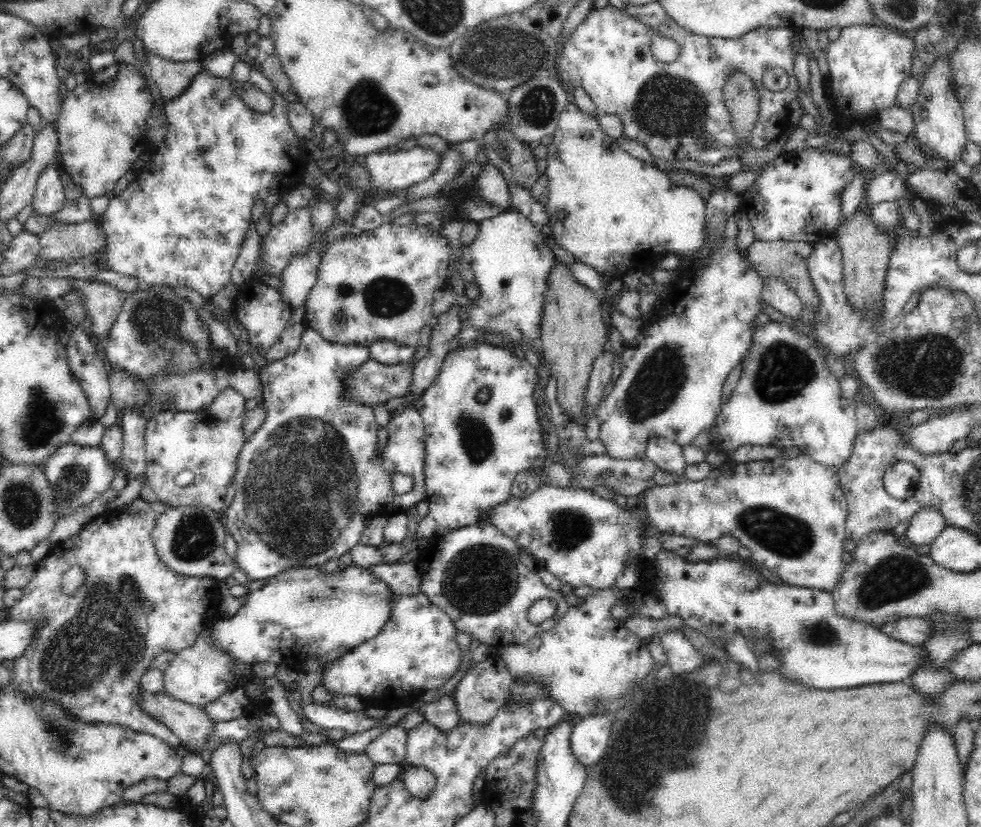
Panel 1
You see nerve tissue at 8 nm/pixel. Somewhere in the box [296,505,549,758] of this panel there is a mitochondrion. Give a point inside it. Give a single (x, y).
(480, 580)

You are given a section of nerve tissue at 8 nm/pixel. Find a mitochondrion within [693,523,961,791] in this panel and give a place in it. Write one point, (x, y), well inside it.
(896, 577)

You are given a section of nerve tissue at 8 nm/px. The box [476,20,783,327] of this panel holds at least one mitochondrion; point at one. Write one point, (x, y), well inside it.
(668, 107)

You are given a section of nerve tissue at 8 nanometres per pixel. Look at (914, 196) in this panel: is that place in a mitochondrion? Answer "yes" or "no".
no

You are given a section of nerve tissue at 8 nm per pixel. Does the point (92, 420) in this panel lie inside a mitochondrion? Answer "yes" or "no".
no

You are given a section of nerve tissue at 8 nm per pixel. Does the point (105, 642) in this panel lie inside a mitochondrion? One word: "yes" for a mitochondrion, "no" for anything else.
yes

